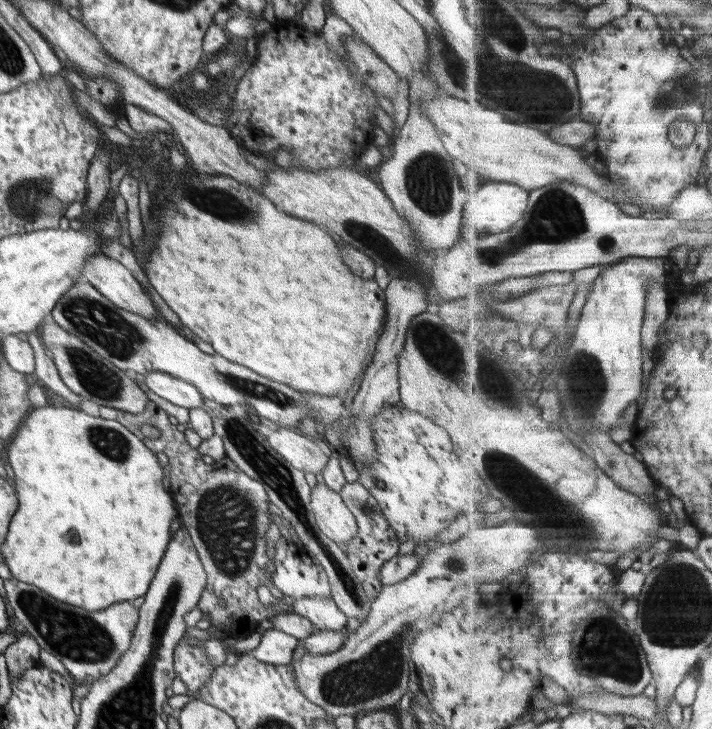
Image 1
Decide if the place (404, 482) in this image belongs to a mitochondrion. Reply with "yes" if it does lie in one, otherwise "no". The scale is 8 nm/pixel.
no

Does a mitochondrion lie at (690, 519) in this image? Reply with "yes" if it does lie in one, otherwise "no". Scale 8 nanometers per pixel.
no

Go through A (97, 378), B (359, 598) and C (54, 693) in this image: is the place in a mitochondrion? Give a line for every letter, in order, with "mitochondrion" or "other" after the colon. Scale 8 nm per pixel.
A: mitochondrion
B: mitochondrion
C: other

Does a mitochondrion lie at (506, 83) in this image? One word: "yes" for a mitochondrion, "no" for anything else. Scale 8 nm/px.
yes

